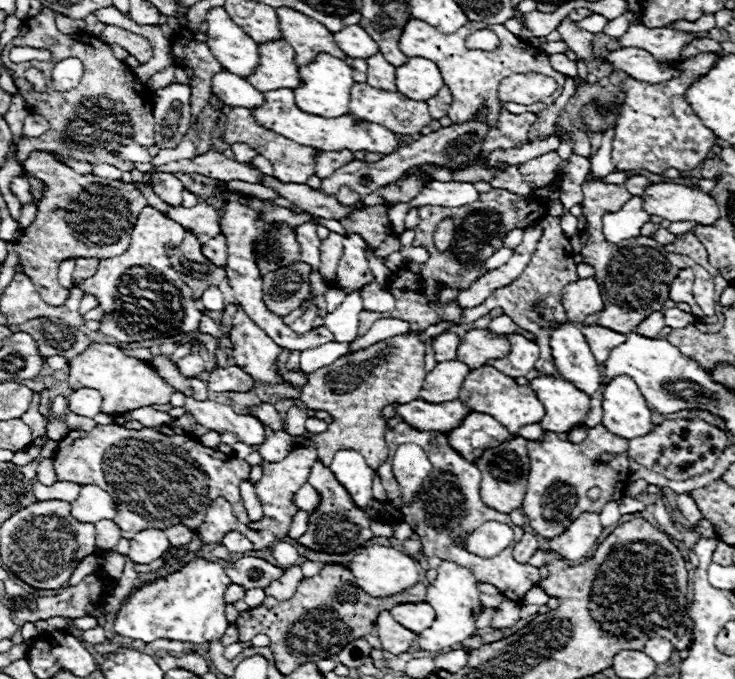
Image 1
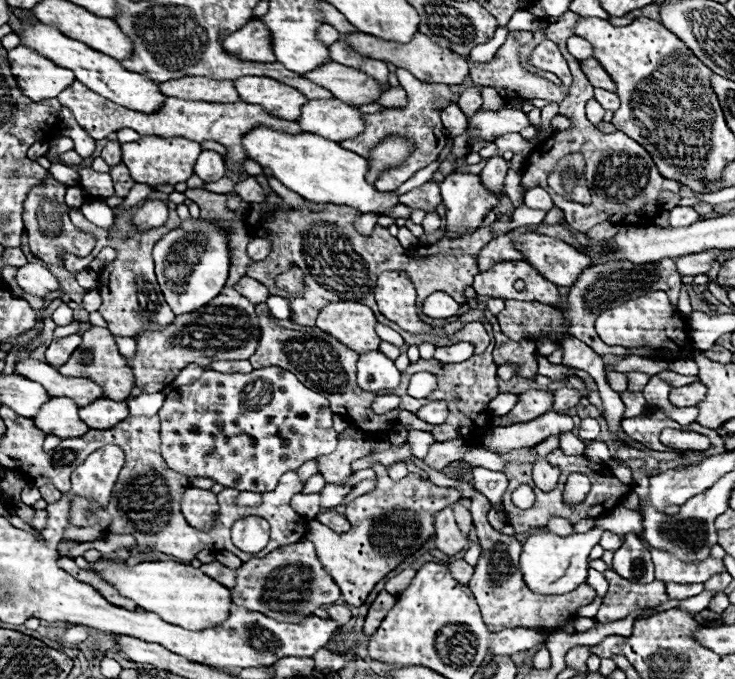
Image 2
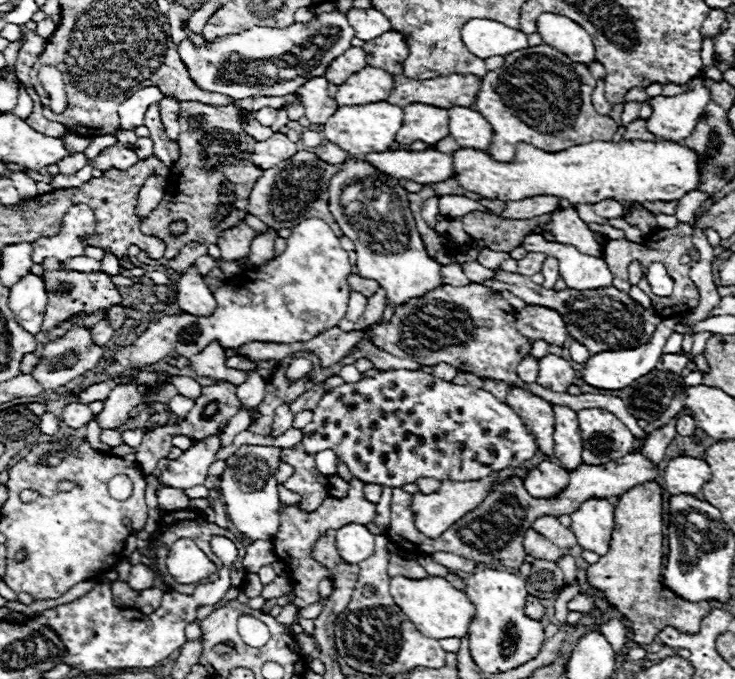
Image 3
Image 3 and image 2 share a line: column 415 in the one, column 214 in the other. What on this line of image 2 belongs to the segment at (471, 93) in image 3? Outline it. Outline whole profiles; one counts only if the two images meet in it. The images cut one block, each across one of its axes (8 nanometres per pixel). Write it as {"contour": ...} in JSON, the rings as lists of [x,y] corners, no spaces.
{"contour":[[[184,76],[158,84],[164,96],[180,96],[186,100],[204,100],[204,102],[236,102],[236,90],[232,80],[212,80],[206,76]]]}

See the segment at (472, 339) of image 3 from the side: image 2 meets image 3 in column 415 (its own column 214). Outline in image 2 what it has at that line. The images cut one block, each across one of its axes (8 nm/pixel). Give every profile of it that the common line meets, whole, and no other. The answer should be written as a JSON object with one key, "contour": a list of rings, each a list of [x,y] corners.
{"contour":[[[224,286],[220,296],[216,296],[216,300],[212,300],[204,308],[190,312],[188,316],[178,316],[168,328],[160,332],[142,332],[142,336],[138,338],[138,352],[134,358],[128,358],[128,364],[134,370],[136,386],[140,386],[144,392],[160,392],[162,388],[172,384],[172,380],[176,378],[176,372],[186,364],[194,362],[200,366],[208,366],[212,364],[212,360],[248,360],[256,350],[258,332],[260,332],[260,326],[256,320],[254,304],[244,300],[244,296],[240,296],[234,288]]]}

